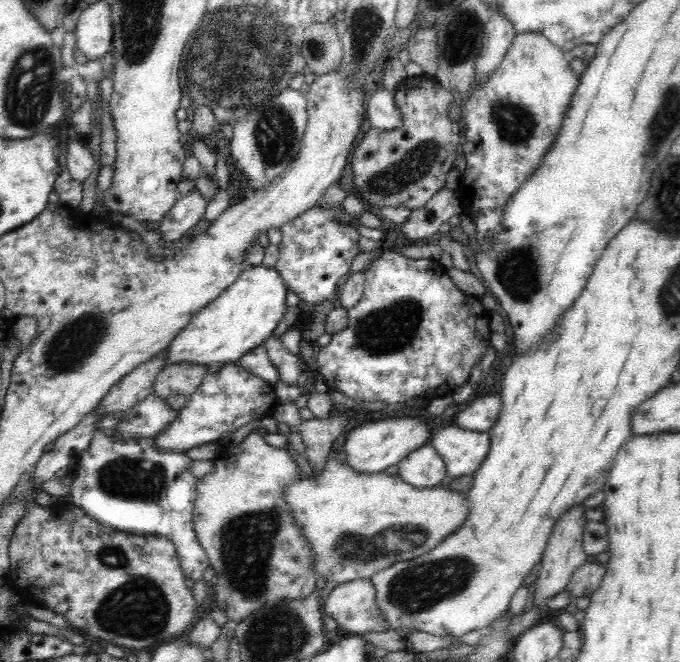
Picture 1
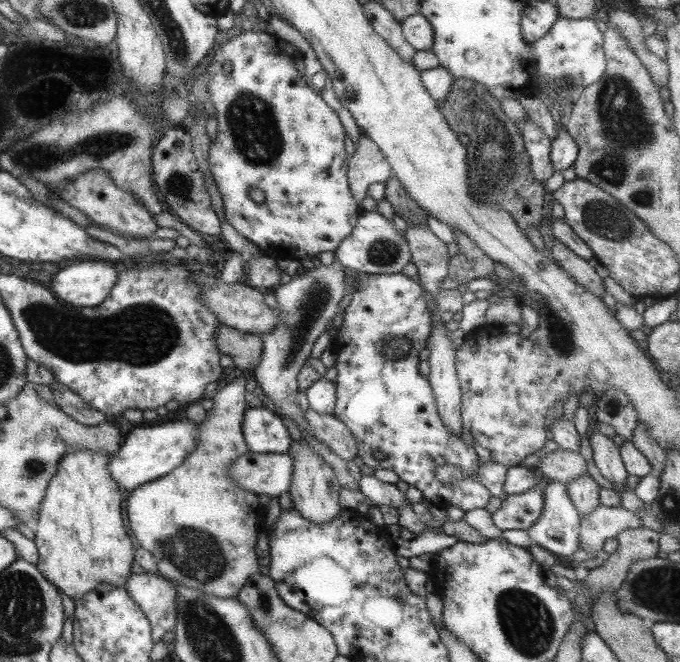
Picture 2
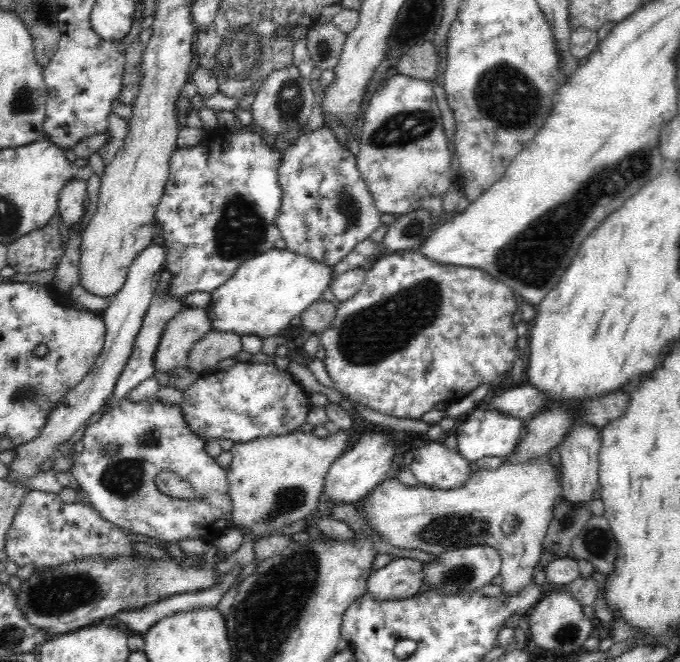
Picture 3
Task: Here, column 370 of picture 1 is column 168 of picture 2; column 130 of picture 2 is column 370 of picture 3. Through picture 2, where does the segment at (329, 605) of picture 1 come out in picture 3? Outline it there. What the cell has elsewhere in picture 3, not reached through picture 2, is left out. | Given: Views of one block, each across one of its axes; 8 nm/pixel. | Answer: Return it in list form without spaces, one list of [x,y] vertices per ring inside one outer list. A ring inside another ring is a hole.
[[[408,558],[392,559],[384,567],[371,572],[364,596],[370,596],[379,604],[414,597],[424,580],[422,564]]]

